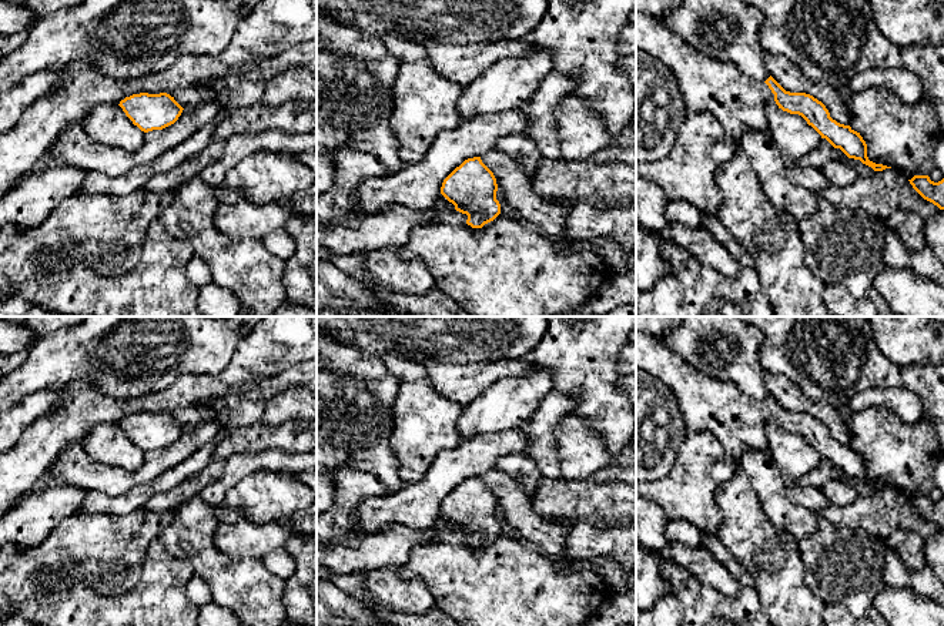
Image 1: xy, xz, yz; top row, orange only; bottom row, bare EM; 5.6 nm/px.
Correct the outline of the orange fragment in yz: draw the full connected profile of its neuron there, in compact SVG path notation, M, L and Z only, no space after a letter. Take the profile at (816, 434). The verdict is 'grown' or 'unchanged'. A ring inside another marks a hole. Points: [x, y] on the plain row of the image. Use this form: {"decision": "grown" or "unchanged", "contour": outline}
{"decision": "grown", "contour": "M636 331L636 368L670 388L686 429L712 432L737 471L746 451L769 452L764 425L774 419L783 431L801 435L848 478L860 479L874 491L891 488L870 481L860 452L833 439L826 425L813 415L786 411L771 395L766 401L750 398L734 382L696 371L660 337Z"}

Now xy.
{"decision": "unchanged", "contour": "M140 412L125 416L118 424L125 435L141 451L163 449L174 443L183 432L183 426L167 412Z"}

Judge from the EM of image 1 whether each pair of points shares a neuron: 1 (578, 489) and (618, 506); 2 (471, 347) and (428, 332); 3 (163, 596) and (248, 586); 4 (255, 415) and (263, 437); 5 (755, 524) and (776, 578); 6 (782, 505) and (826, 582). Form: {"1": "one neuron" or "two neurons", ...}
{"1": "one neuron", "2": "one neuron", "3": "two neurons", "4": "two neurons", "5": "one neuron", "6": "one neuron"}

